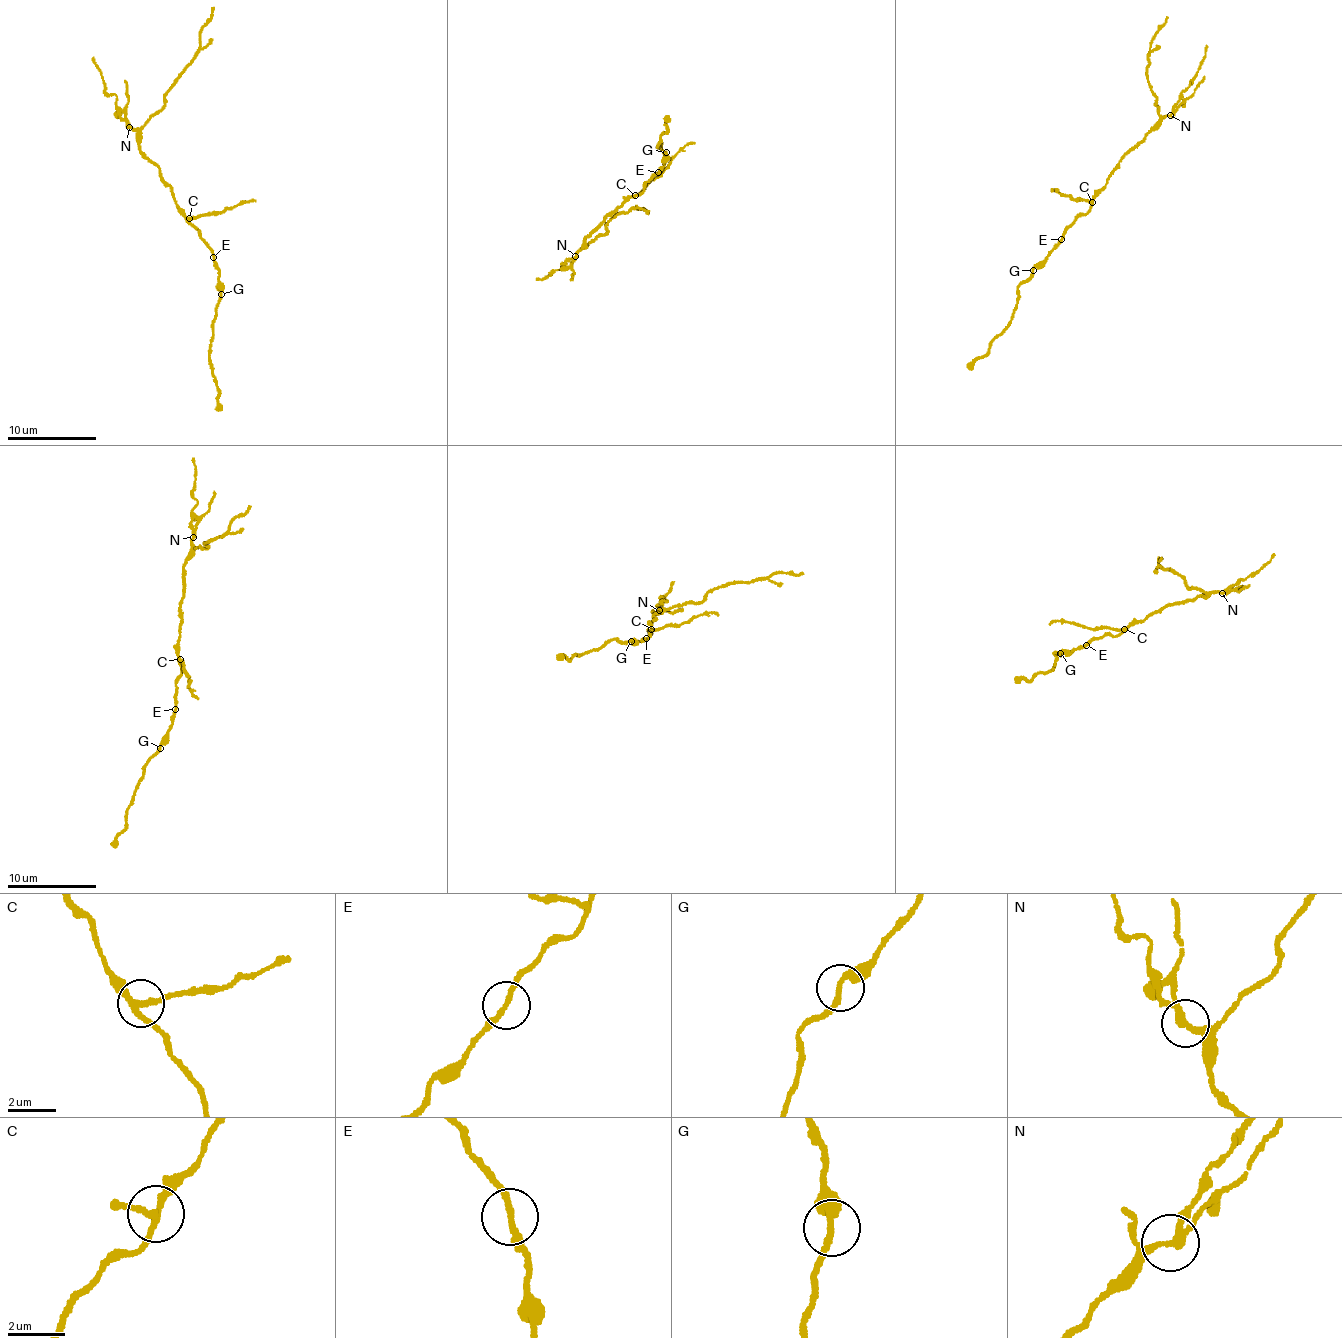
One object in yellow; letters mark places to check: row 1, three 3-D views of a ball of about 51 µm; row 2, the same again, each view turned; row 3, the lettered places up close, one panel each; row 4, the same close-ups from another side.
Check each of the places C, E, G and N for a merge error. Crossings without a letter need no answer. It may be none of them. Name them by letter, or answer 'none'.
C, N

